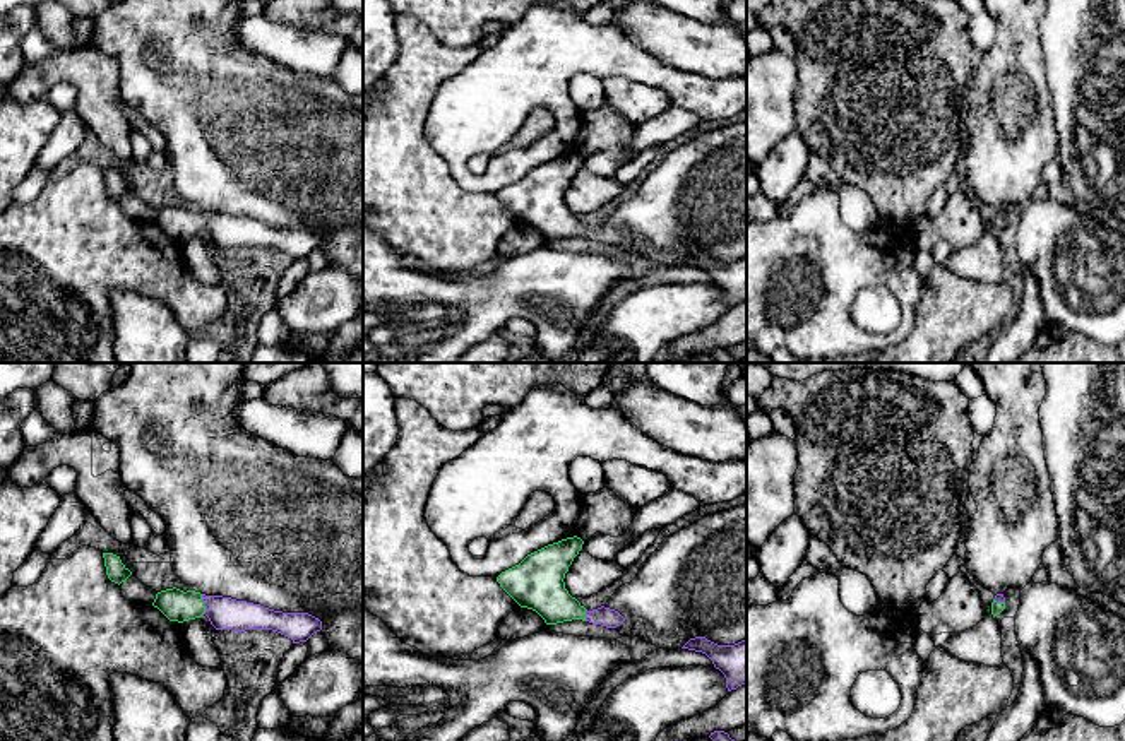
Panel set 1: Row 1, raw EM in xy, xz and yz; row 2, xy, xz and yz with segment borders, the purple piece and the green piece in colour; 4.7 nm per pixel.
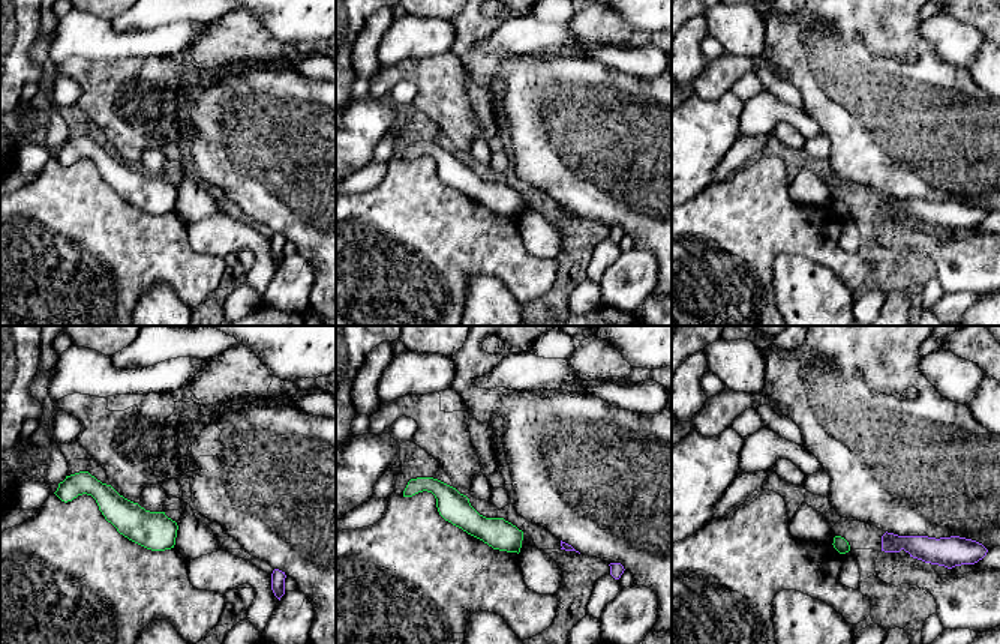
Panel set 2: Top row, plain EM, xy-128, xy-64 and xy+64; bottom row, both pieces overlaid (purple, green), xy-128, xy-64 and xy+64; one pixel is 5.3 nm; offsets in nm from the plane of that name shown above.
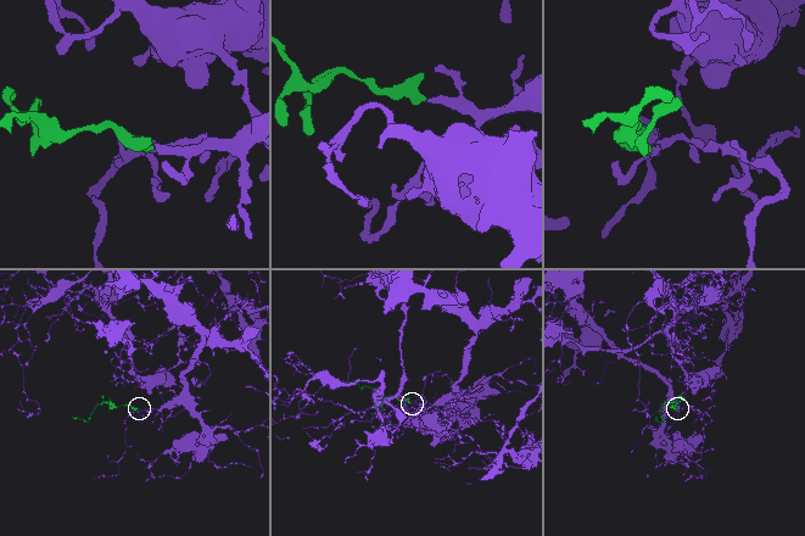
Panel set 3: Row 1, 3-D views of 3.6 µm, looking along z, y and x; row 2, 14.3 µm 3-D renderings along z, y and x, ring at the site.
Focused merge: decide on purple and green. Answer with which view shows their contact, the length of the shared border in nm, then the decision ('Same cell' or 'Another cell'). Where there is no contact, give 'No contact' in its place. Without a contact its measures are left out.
Touches purple in xy. Shared border 100 nm. Same cell

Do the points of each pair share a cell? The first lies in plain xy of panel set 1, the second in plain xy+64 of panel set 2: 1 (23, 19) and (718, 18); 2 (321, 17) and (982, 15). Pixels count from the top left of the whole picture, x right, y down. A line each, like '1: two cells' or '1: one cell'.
1: two cells
2: one cell

